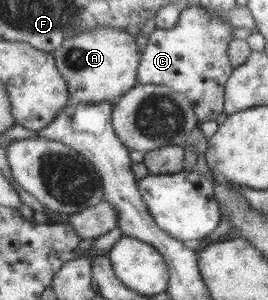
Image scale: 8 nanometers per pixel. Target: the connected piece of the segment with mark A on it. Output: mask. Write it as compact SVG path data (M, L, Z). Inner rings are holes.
M97 25L86 29L80 35L66 37L58 49L51 52L58 73L66 82L69 102L98 104L102 101L115 102L134 84L139 62L138 47L135 39L126 31L113 27Z

